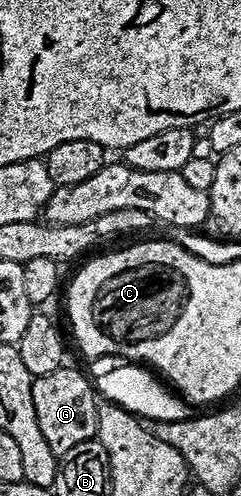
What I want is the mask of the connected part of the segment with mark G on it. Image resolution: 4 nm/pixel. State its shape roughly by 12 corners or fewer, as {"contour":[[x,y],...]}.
{"contour":[[64,365],[31,380],[37,425],[60,457],[96,438],[97,391]]}

